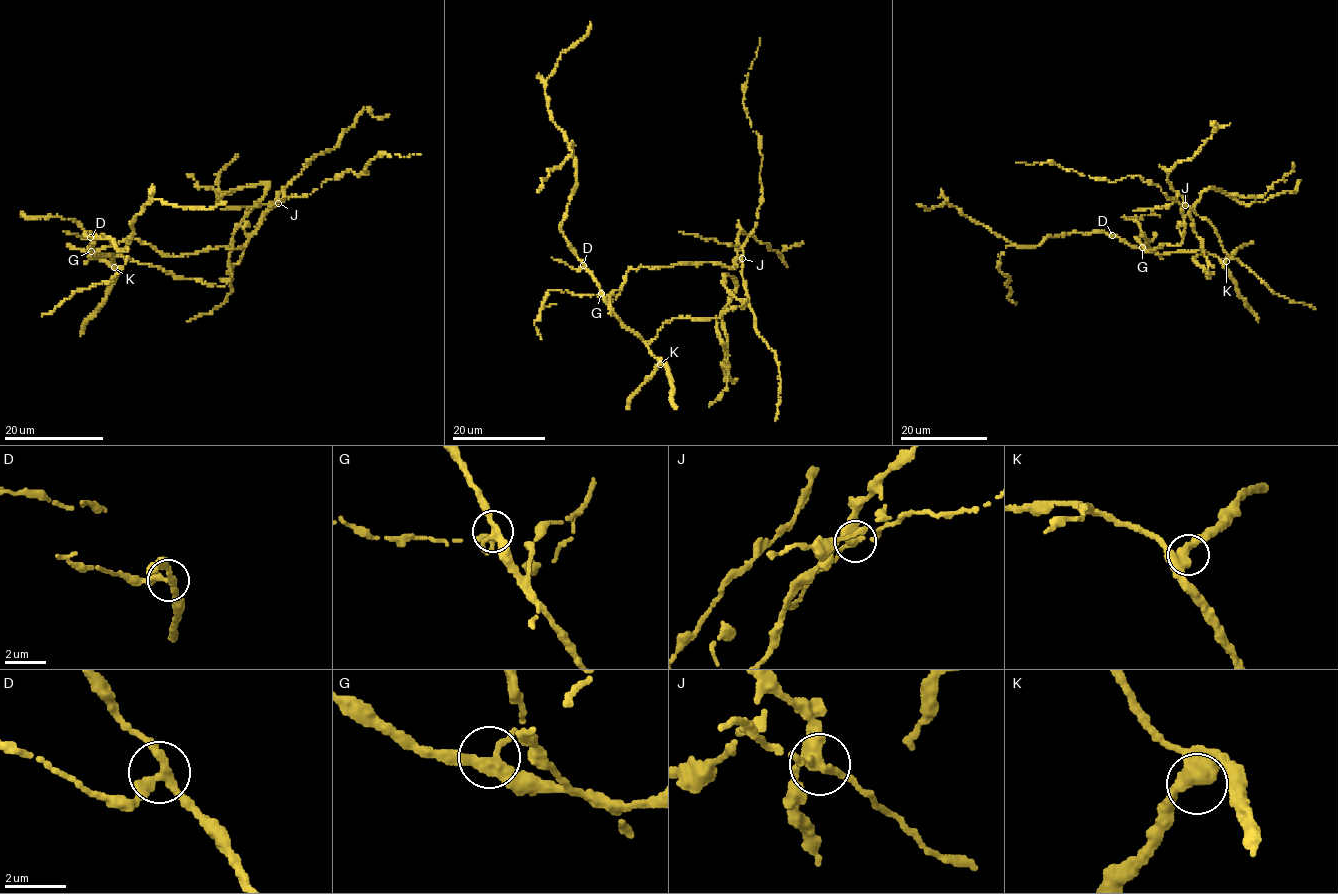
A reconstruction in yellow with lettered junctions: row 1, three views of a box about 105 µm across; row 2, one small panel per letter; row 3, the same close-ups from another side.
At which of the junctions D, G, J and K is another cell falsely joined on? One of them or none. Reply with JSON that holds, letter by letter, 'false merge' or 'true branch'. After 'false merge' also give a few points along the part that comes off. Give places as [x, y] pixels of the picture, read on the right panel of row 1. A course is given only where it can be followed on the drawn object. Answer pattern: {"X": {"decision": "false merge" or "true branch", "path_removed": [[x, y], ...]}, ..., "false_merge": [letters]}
{"D": {"decision": "true branch"}, "G": {"decision": "true branch"}, "J": {"decision": "false merge", "path_removed": [[1185, 205], [1167, 199], [1157, 185], [1140, 176], [1110, 182], [1053, 162], [1017, 163]]}, "K": {"decision": "true branch"}, "false_merge": ["J"]}

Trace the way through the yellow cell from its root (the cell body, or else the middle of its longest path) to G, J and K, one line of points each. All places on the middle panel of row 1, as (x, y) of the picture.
G: (619, 288), (611, 294), (608, 303), (601, 293)
J: (619, 288), (630, 268), (707, 261), (734, 268), (737, 257), (742, 258)
K: (619, 288), (609, 299), (610, 309), (625, 327), (637, 333), (660, 364)

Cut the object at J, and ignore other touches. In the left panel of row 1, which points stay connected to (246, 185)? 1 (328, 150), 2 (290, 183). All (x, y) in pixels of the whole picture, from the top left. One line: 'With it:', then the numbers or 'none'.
With it: 1, 2

